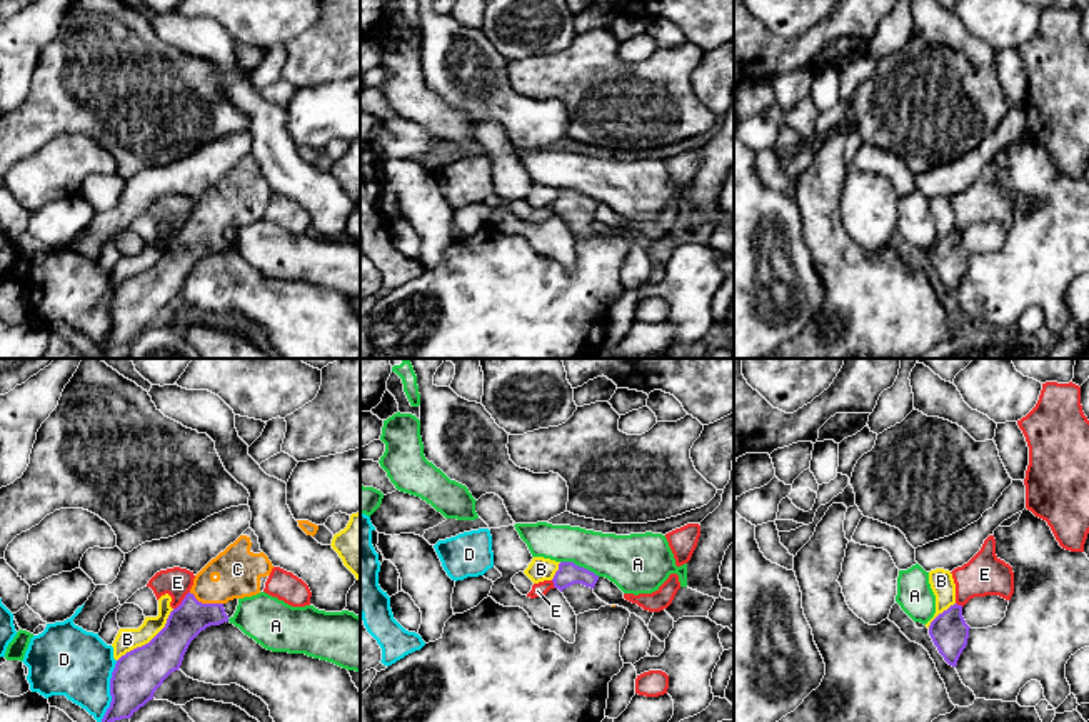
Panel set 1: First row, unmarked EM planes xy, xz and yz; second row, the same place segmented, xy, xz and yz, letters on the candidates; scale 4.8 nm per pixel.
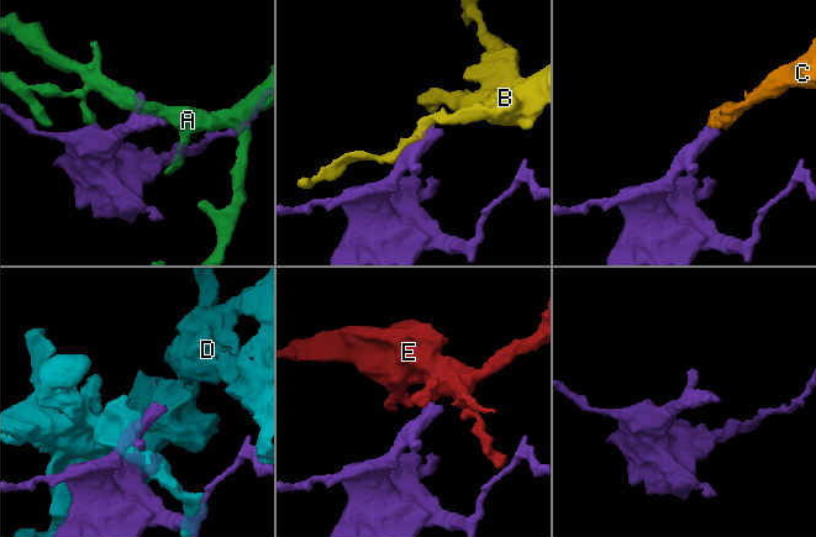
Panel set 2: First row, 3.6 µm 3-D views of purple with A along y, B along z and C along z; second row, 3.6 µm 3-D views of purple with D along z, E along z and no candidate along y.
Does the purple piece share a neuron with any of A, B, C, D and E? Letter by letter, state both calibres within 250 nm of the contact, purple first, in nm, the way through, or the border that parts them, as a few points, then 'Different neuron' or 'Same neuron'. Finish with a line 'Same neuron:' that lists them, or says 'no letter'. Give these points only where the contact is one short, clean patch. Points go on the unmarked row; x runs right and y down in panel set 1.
A: Thickness 110 nm (purple) against 280 nm. Different neuron
B: Thickness 240 nm (purple) against 110 nm. Different neuron
C: Thickness 170 nm (purple) against 220 nm. Path across: xy (190, 244), (205, 230), (237, 195). Same neuron
D: Thickness 240 nm (purple) against 320 nm. Different neuron
E: Thickness 170 nm (purple) against 140 nm. Boundary: xy (189, 217), (174, 235). Different neuron
Same neuron: C

